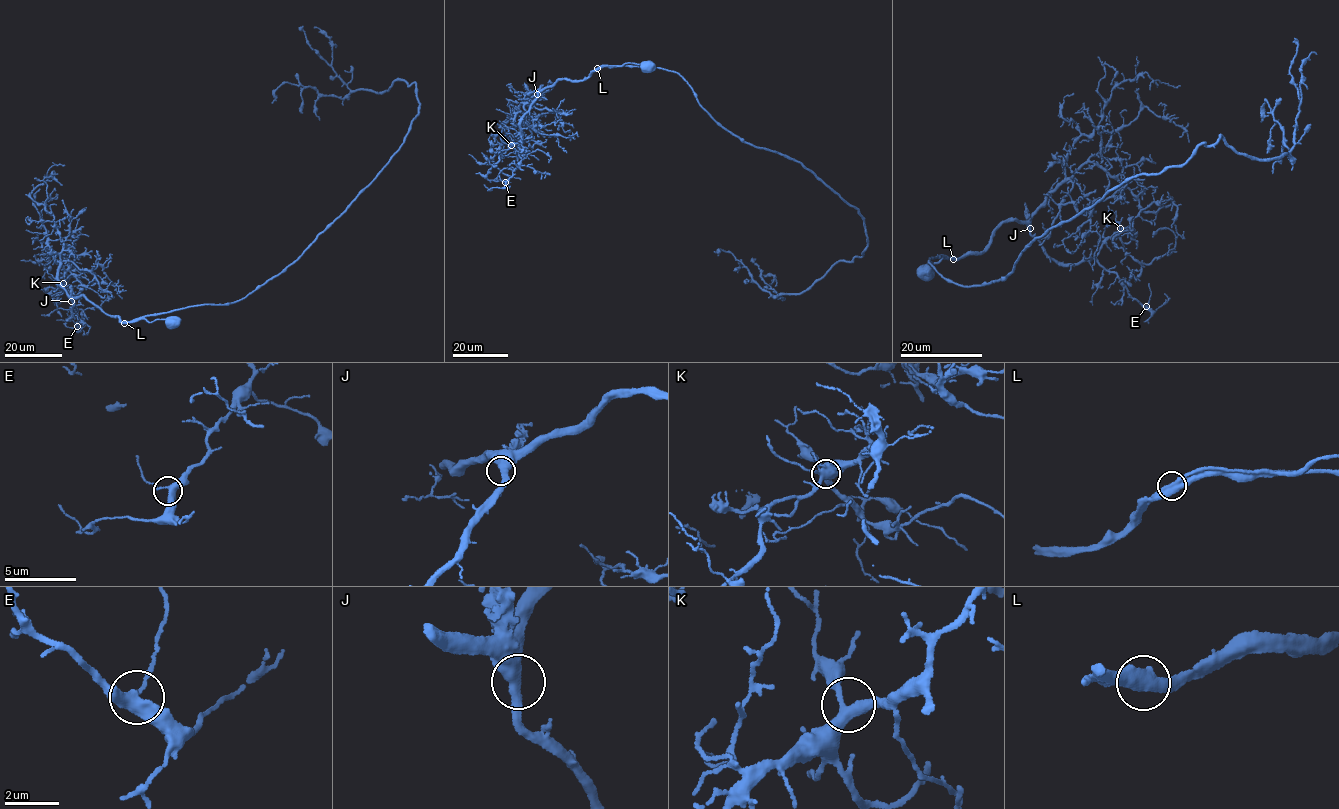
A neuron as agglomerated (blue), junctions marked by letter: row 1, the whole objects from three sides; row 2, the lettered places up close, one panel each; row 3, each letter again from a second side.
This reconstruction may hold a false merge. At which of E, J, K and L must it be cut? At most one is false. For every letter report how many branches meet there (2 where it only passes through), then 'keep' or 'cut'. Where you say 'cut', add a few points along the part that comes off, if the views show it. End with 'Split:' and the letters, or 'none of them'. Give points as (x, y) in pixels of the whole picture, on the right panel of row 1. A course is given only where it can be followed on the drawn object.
E: branches 3; keep
J: branches 2; keep
K: branches 3; keep
L: branches 2; keep
Split: none of them

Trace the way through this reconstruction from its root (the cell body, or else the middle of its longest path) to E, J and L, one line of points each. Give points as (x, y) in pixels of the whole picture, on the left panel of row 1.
E: (173, 321), (123, 322), (82, 295), (73, 299), (68, 319), (74, 306), (82, 310), (77, 326)
J: (173, 321), (161, 319), (150, 322), (140, 318), (123, 322), (118, 317), (102, 312), (82, 295), (71, 301)
L: (173, 321), (161, 319), (150, 322), (140, 318), (124, 323)

